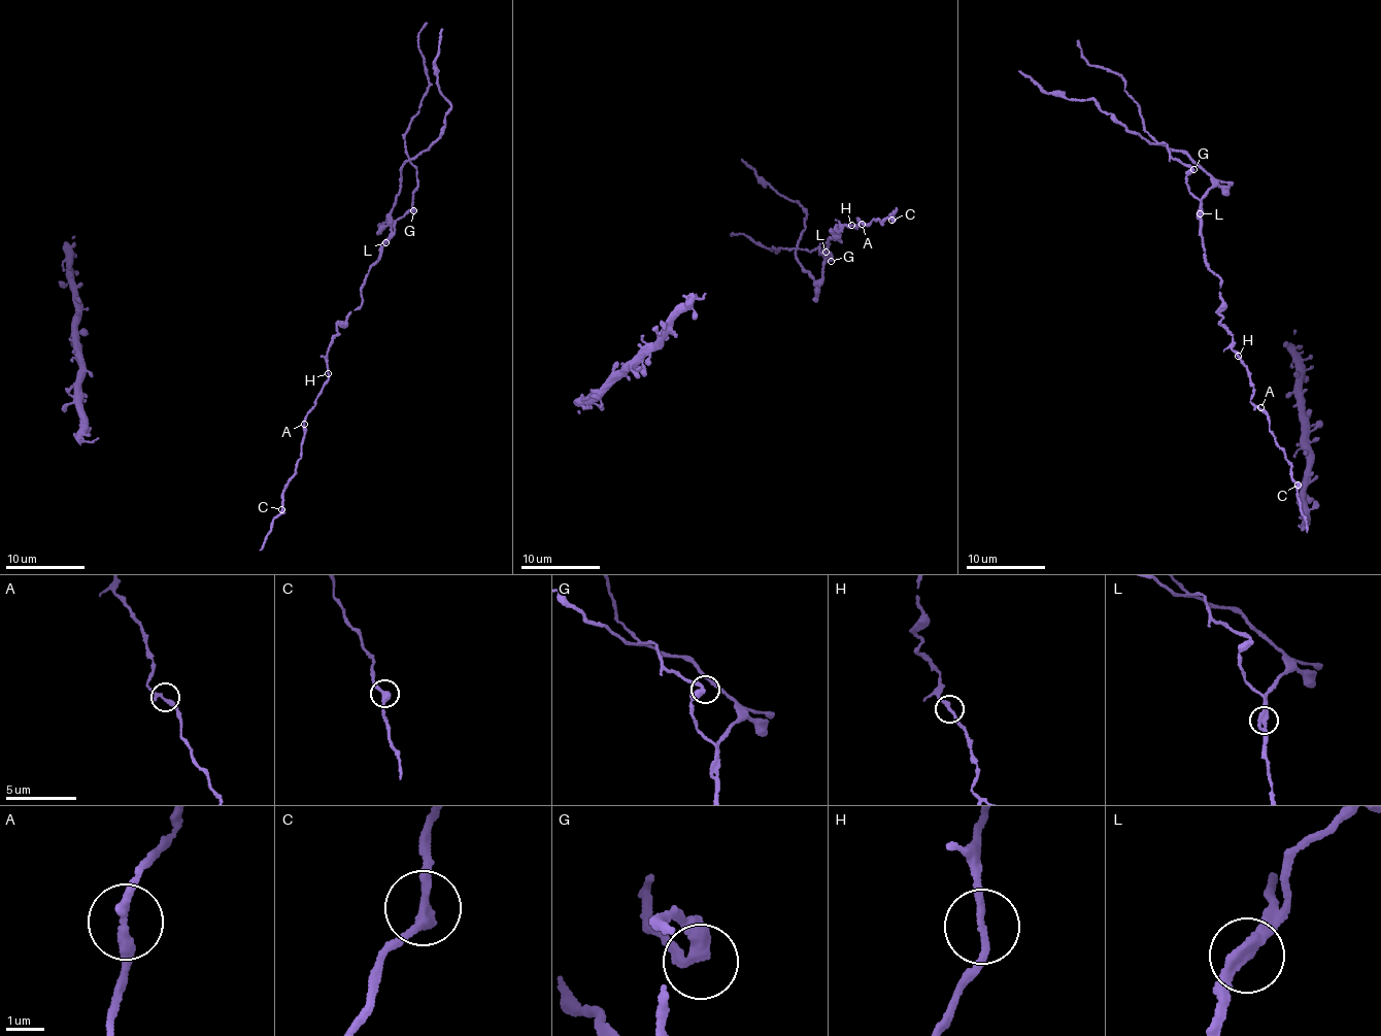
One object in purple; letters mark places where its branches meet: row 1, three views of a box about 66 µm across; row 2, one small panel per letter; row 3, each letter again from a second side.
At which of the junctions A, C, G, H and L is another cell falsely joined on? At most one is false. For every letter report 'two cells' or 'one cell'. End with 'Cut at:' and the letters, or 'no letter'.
A: one cell
C: one cell
G: one cell
H: one cell
L: two cells
Cut at: L

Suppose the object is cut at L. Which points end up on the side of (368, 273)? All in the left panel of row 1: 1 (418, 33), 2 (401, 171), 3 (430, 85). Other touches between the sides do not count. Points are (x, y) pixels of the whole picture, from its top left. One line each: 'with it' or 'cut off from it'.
1: with it
2: cut off from it
3: with it

